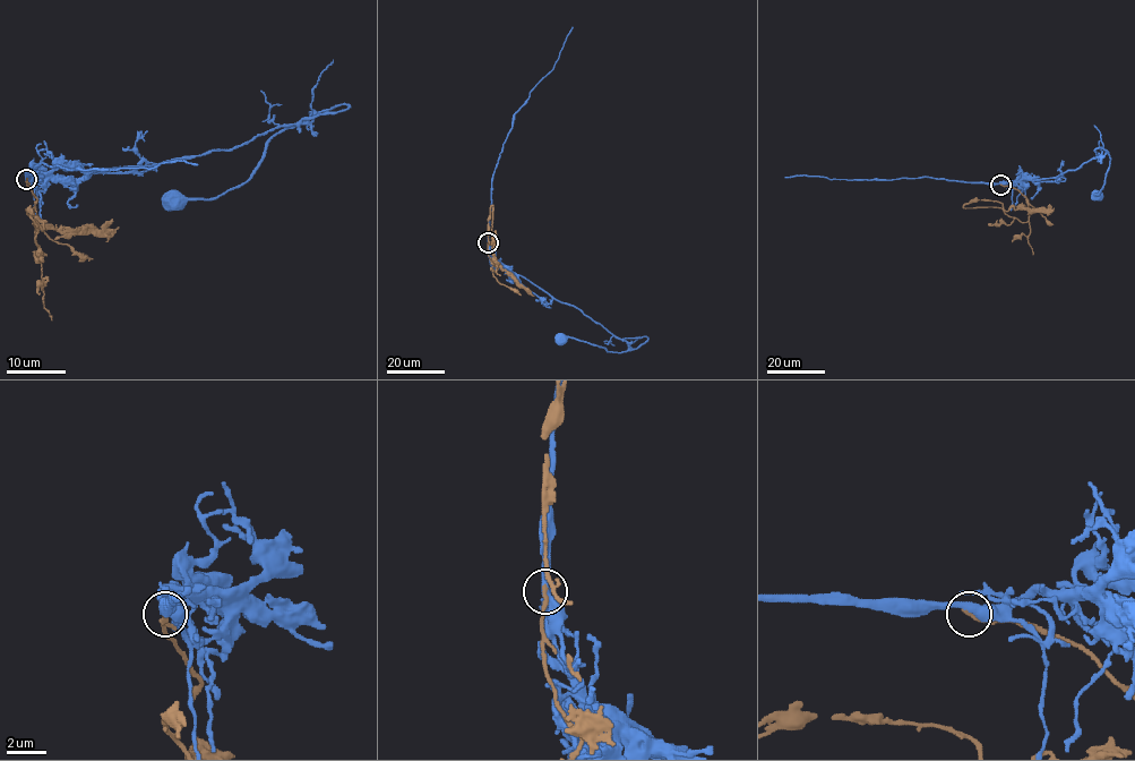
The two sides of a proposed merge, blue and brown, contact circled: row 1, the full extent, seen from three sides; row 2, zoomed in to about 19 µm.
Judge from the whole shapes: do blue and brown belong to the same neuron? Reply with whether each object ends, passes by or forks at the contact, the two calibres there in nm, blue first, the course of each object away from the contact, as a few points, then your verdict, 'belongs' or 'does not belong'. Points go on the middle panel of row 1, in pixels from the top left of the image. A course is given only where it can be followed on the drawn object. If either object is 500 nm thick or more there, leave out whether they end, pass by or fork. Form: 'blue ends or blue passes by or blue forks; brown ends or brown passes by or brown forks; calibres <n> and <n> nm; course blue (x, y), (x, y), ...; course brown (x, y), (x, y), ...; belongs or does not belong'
blue passes by; brown ends; calibres 400 and 200 nm; course blue (488, 244), (496, 259), (575, 306), (624, 339), (629, 349), (609, 352), (562, 338); course brown (488, 244), (492, 271), (497, 268), (492, 246), (496, 262), (533, 296); does not belong

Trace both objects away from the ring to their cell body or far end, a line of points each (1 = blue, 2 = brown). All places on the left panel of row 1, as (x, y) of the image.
1: (27, 178), (232, 151), (276, 127), (307, 124), (312, 113), (269, 140), (243, 182), (177, 202)
2: (27, 180), (37, 199), (36, 245), (42, 255), (36, 224), (42, 229), (113, 231), (118, 227)

